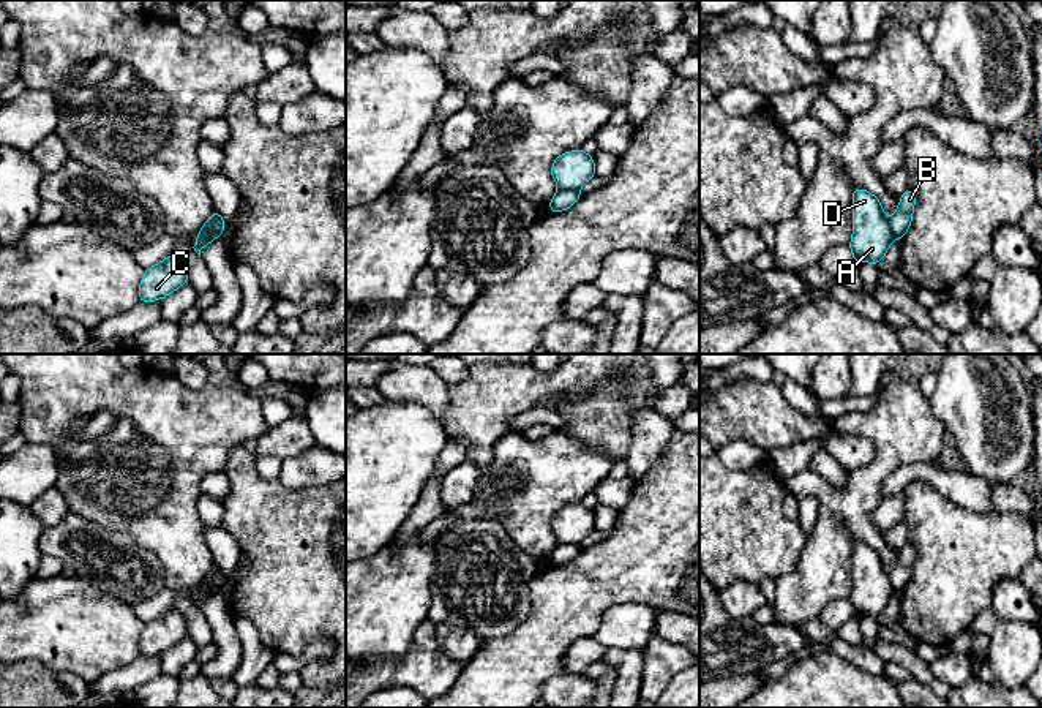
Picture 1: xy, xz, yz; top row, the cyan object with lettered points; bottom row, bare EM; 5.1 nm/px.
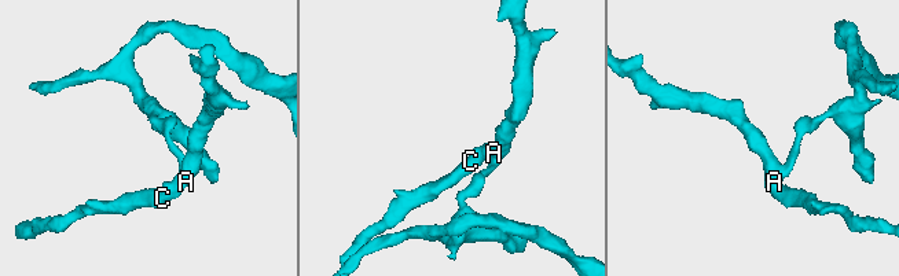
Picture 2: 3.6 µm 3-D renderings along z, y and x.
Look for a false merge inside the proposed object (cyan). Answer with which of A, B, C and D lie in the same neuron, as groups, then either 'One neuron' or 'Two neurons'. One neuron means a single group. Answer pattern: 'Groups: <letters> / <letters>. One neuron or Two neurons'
Groups: A C D / B. Two neurons

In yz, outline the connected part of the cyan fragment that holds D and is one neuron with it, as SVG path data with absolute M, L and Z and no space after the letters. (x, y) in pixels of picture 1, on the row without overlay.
M854 542L853 593L848 599L854 616L873 616L878 620L894 593L890 575L886 572L879 553L867 544Z

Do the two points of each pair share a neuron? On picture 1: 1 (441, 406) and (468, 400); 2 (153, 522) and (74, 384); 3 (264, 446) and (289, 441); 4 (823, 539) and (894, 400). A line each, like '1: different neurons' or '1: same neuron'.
1: different neurons
2: same neuron
3: same neuron
4: same neuron

